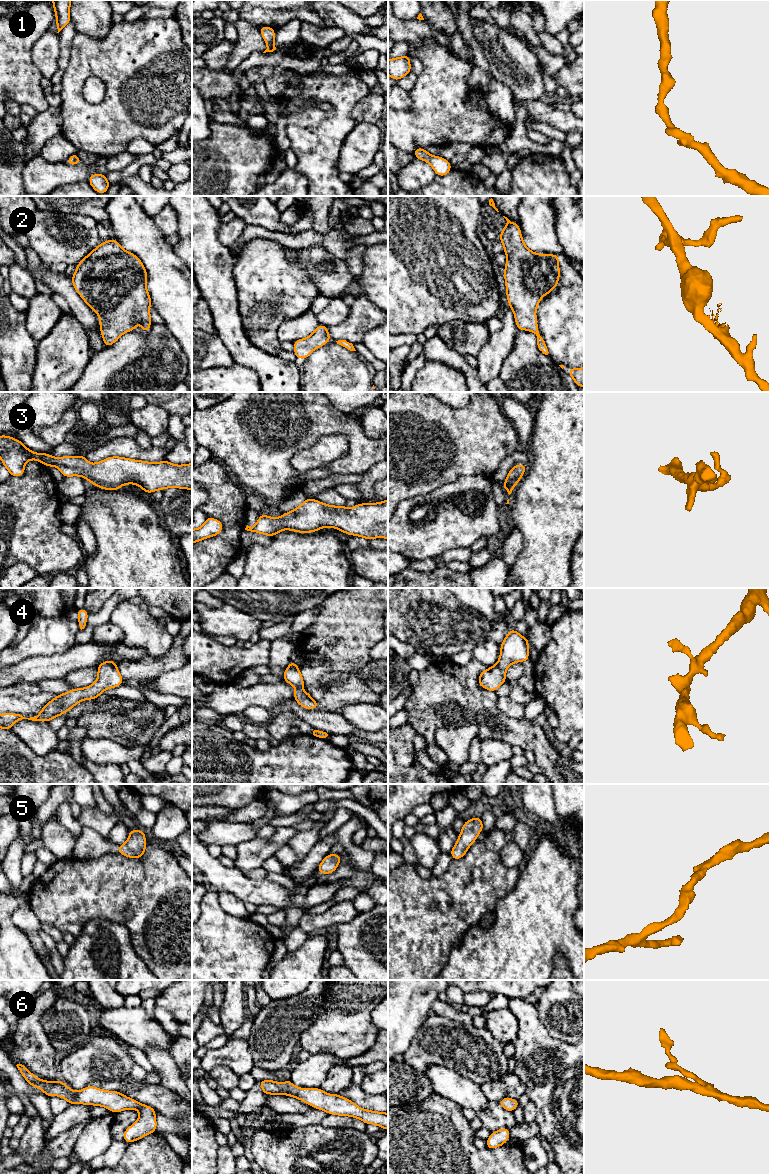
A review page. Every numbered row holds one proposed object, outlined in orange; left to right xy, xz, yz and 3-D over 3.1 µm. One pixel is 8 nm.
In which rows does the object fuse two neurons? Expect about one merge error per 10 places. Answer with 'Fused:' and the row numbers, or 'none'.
Fused: none

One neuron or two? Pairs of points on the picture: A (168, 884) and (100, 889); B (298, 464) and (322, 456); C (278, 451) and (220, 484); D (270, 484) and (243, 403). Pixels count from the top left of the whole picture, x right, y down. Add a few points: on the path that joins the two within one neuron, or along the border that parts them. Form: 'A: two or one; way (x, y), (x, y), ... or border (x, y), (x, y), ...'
A: one; way (151, 889), (117, 889)
B: one; way (304, 461), (316, 456)
C: two; border (226, 468), (247, 495)
D: one; way (261, 464), (258, 456), (258, 423)

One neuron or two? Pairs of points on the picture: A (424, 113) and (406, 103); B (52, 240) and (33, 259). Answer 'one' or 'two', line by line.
A: two
B: two

